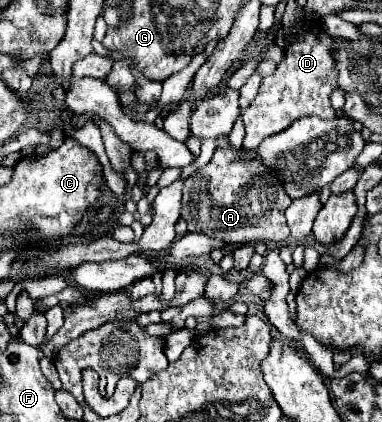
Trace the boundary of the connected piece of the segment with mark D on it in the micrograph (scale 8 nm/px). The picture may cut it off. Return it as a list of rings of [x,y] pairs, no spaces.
[[[327,29],[307,31],[303,37],[297,37],[285,49],[285,55],[277,69],[263,77],[257,97],[243,113],[245,123],[245,139],[243,147],[253,149],[261,143],[261,139],[287,129],[295,119],[317,115],[321,119],[335,117],[335,109],[331,107],[331,93],[339,87],[337,85],[337,71],[335,71],[335,41],[337,37],[329,35]]]

